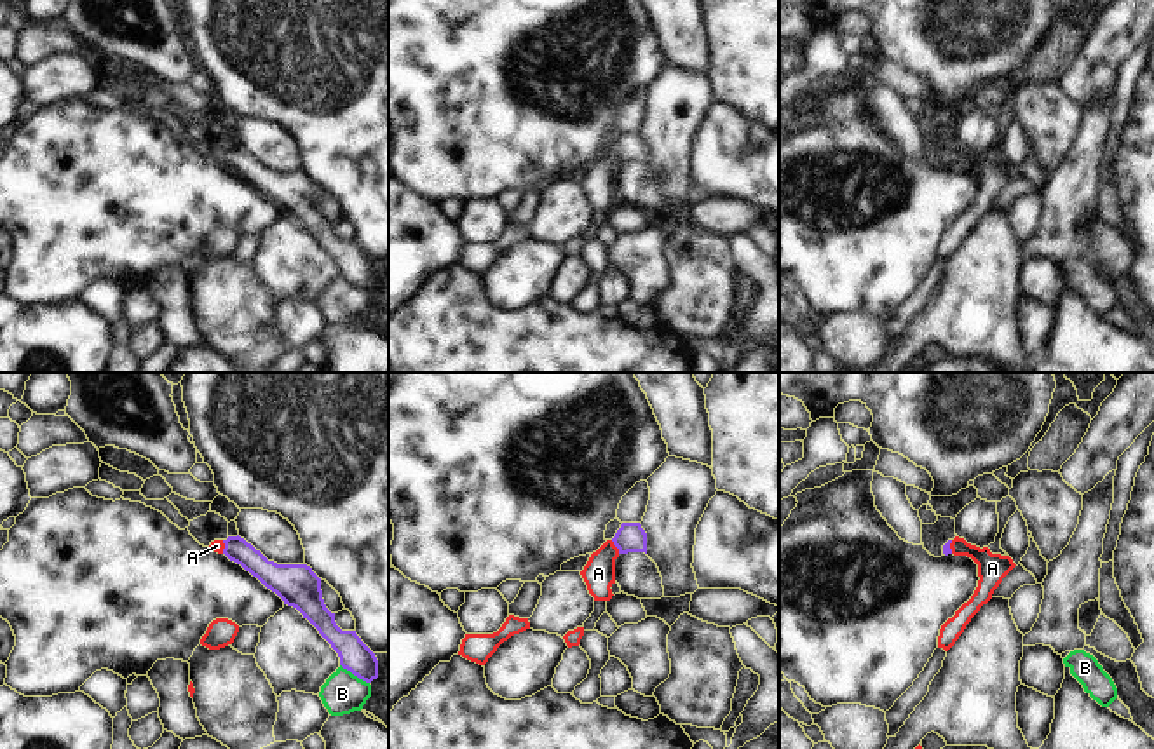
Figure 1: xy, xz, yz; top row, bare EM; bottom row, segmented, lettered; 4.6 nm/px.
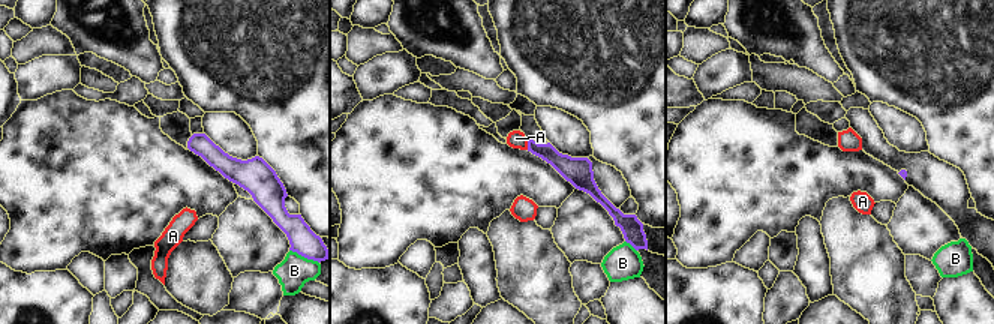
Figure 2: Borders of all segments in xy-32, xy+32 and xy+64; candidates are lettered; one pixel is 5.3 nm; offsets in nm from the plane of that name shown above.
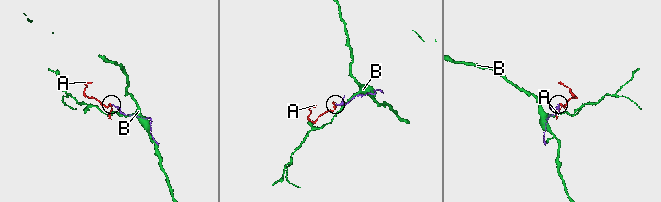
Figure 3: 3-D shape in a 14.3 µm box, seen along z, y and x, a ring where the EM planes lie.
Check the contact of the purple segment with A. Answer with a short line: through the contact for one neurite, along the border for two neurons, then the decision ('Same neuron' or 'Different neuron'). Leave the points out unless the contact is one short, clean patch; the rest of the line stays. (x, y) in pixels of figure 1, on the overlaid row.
Line: xz (630, 537), (616, 546), (604, 558), (598, 573). Same neuron

